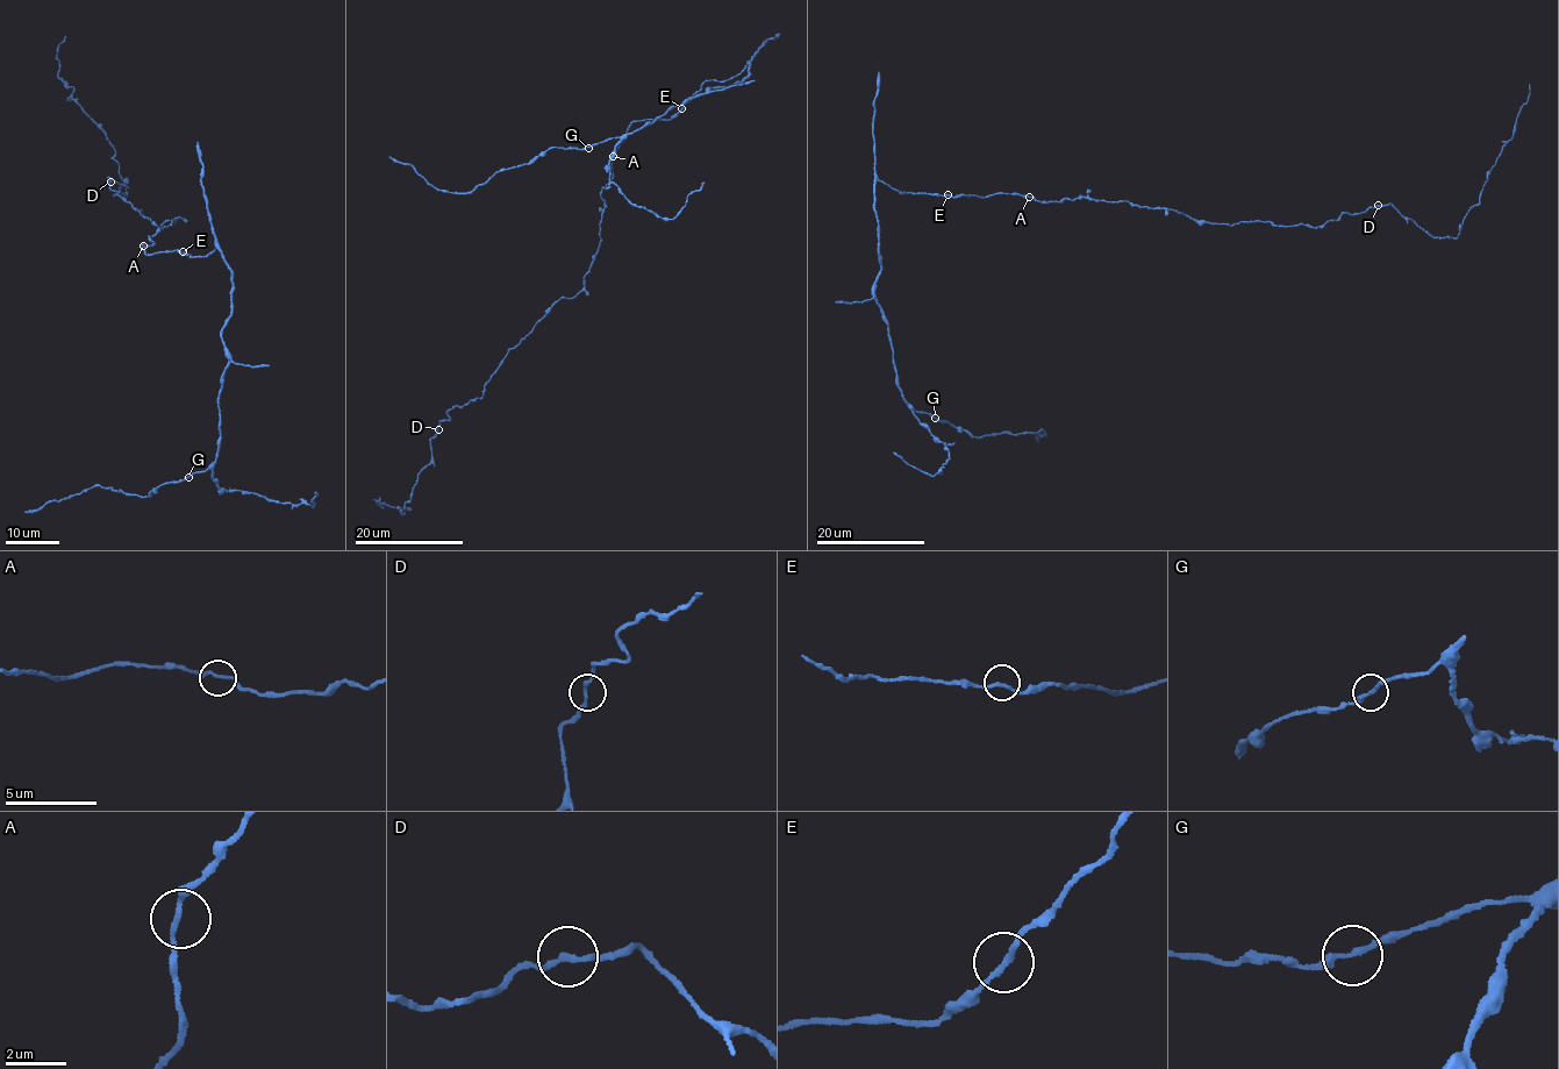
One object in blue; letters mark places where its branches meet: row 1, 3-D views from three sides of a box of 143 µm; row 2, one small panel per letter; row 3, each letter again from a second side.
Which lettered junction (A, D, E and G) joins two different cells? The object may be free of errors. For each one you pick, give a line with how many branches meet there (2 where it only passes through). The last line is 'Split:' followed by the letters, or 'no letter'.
Split: no letter

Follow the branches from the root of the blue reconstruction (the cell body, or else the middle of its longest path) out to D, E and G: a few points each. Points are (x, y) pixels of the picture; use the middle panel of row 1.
D: (620, 143), (584, 286), (553, 304), (508, 350), (483, 396), (452, 406), (438, 429)
E: (620, 143), (634, 121), (670, 120), (681, 108)
G: (620, 143), (634, 121), (672, 119), (706, 80), (749, 64), (743, 80), (588, 147)

